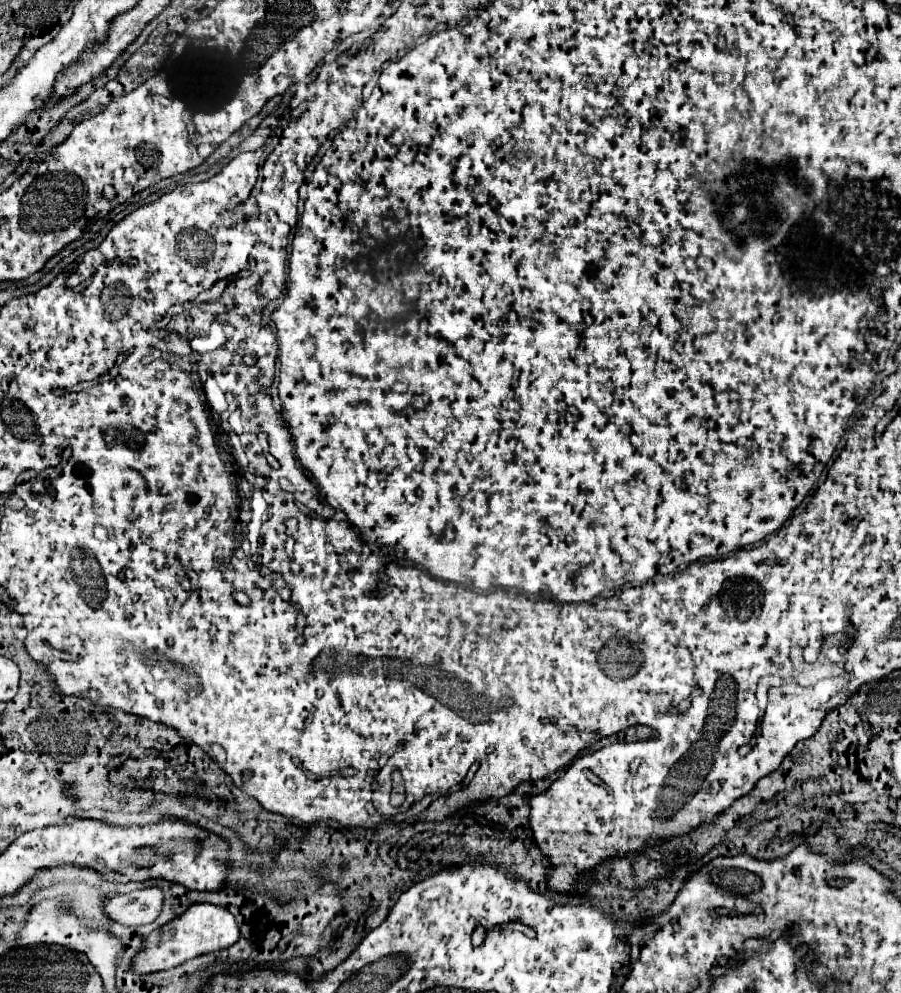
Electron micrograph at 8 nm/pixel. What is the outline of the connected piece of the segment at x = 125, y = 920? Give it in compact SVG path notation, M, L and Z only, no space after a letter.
M158 887L136 889L126 895L114 895L104 901L104 915L124 927L152 923L162 909L164 895Z

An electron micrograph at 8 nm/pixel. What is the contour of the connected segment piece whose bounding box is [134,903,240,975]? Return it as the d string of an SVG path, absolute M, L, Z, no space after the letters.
M196 903L190 905L182 915L172 919L172 923L166 923L164 927L160 927L160 931L154 931L144 939L138 955L134 955L134 971L146 975L154 971L172 969L202 953L228 949L230 945L234 945L234 941L238 941L238 937L240 931L230 911L210 903Z

